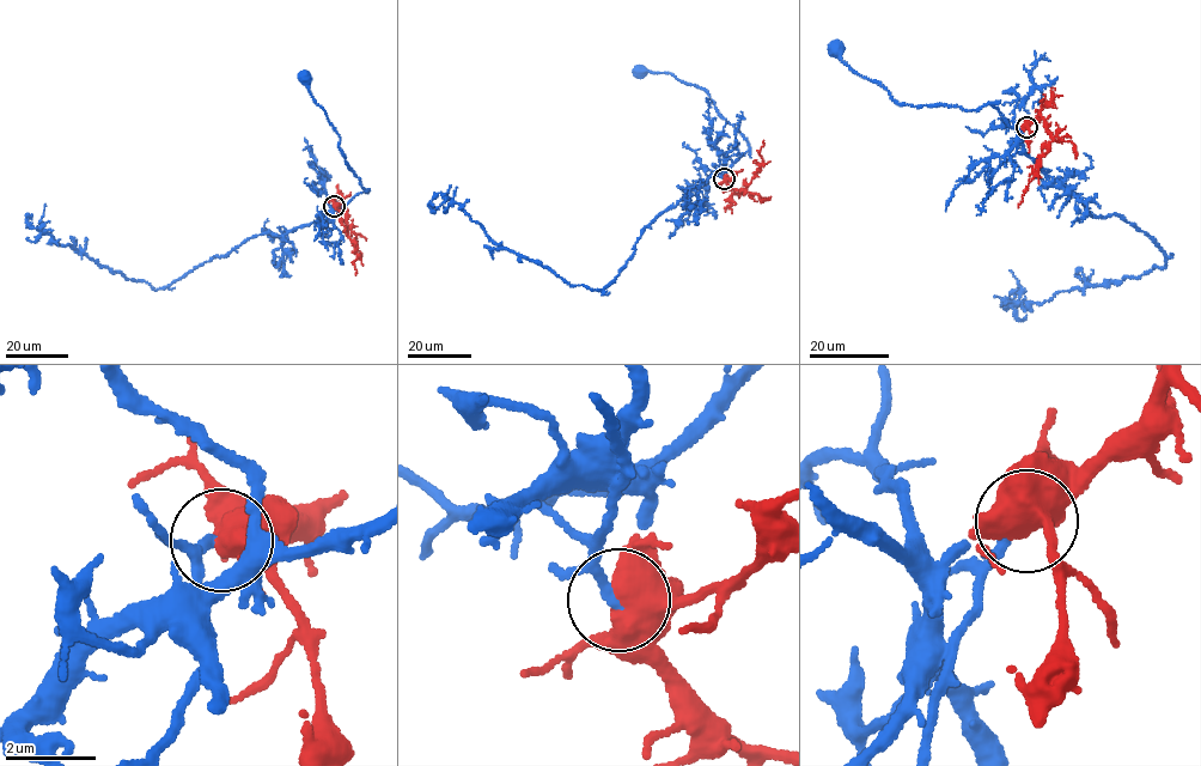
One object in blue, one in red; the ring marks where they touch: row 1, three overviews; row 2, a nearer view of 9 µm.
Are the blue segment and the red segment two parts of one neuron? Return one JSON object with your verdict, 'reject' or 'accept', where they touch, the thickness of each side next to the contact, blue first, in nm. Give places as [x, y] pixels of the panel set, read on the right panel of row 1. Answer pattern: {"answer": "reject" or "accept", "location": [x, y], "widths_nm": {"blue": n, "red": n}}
{"answer": "accept", "location": [1026, 127], "widths_nm": {"blue": 160, "red": 800}}

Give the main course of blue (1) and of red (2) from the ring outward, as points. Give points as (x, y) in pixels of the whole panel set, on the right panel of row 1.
1: (1026, 127), (1019, 137), (989, 105), (969, 110), (902, 104), (888, 90), (855, 73), (835, 48)
2: (1026, 127), (1038, 114), (1054, 139), (1018, 207)

